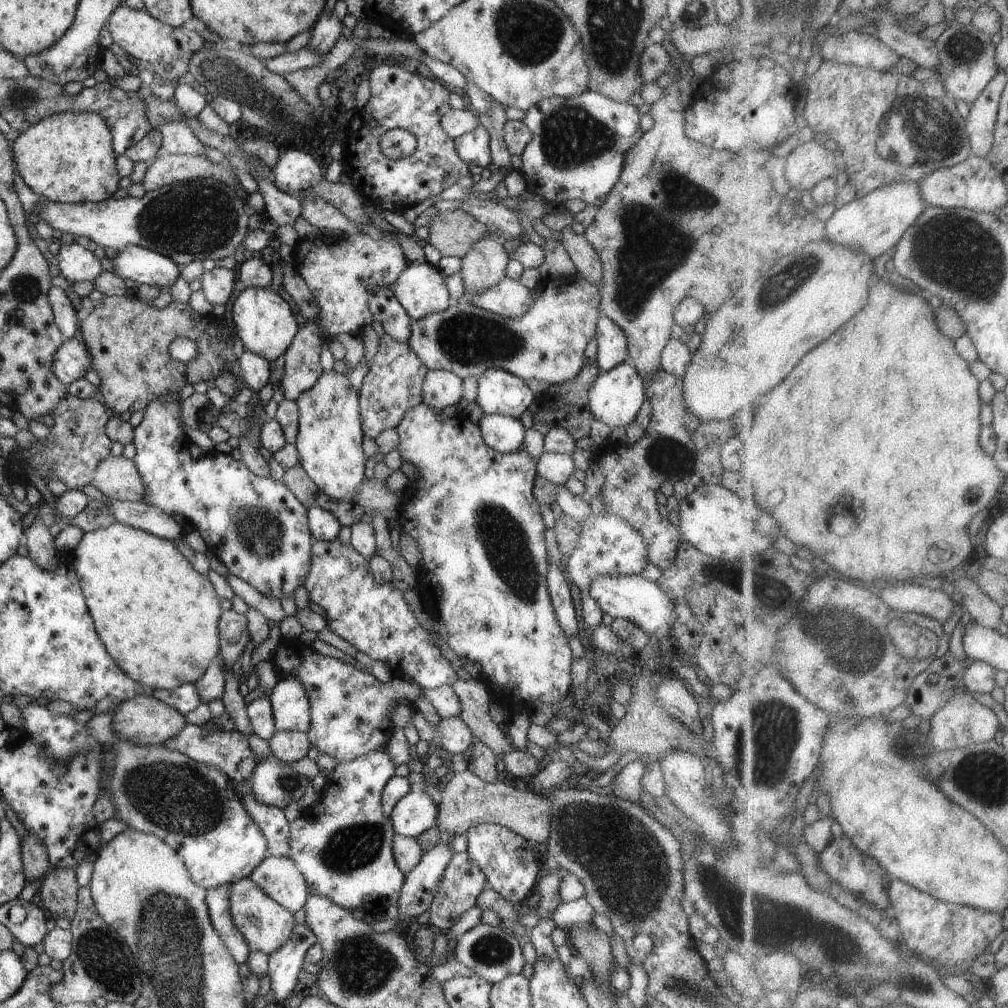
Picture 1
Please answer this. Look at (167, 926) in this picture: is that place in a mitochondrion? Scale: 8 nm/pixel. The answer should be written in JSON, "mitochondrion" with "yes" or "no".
{"mitochondrion":"yes"}

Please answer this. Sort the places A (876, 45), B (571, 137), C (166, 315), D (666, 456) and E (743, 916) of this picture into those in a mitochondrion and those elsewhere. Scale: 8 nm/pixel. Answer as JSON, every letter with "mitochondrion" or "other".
{"A":"other","B":"mitochondrion","C":"other","D":"mitochondrion","E":"mitochondrion"}

